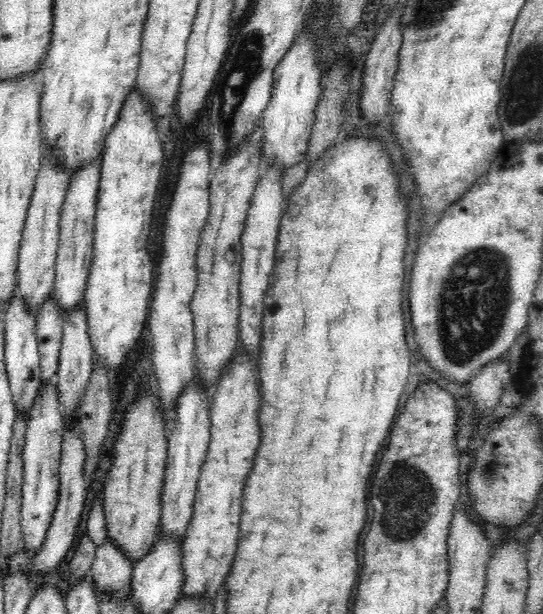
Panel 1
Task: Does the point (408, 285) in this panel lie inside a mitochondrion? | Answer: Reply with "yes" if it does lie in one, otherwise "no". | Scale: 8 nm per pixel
no

